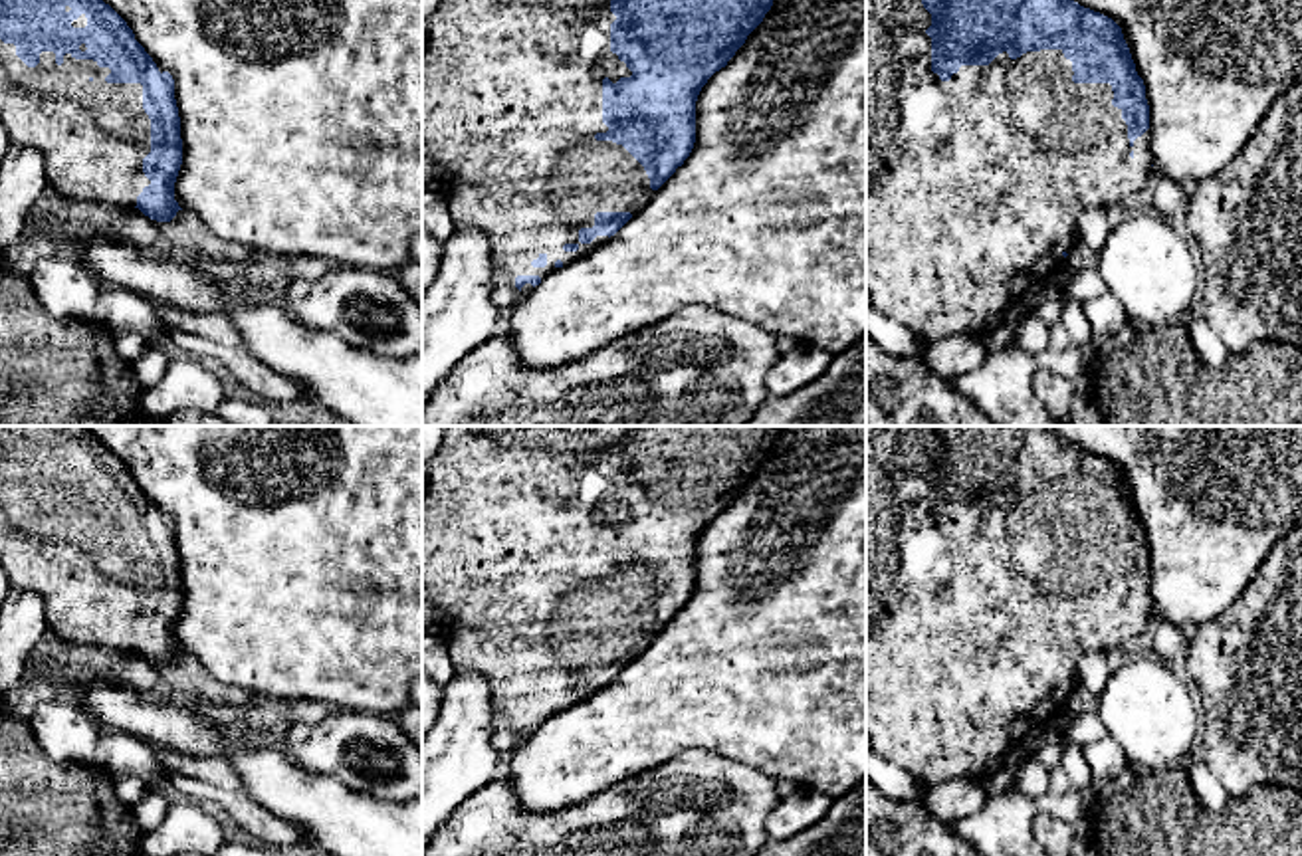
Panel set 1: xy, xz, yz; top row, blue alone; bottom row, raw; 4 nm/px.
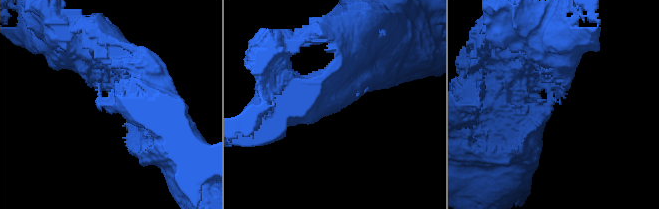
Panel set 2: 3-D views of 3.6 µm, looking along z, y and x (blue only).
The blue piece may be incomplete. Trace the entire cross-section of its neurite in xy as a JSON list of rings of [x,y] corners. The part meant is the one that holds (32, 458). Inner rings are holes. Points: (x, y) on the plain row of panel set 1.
[[[0,426],[0,565],[10,588],[42,596],[48,628],[59,642],[139,652],[157,666],[170,666],[182,654],[174,644],[182,608],[174,523],[85,426]]]

